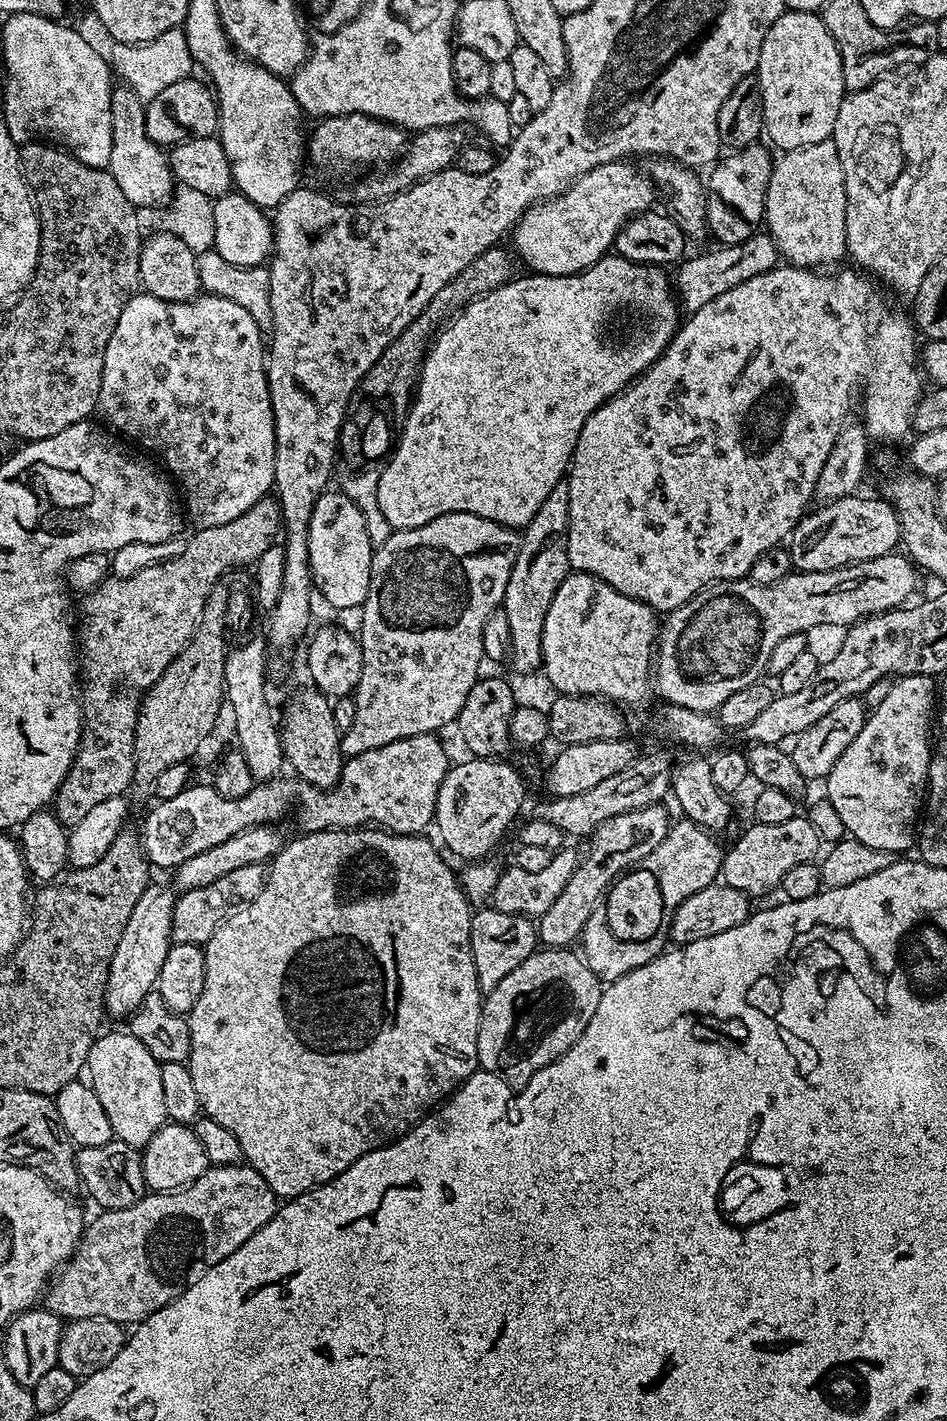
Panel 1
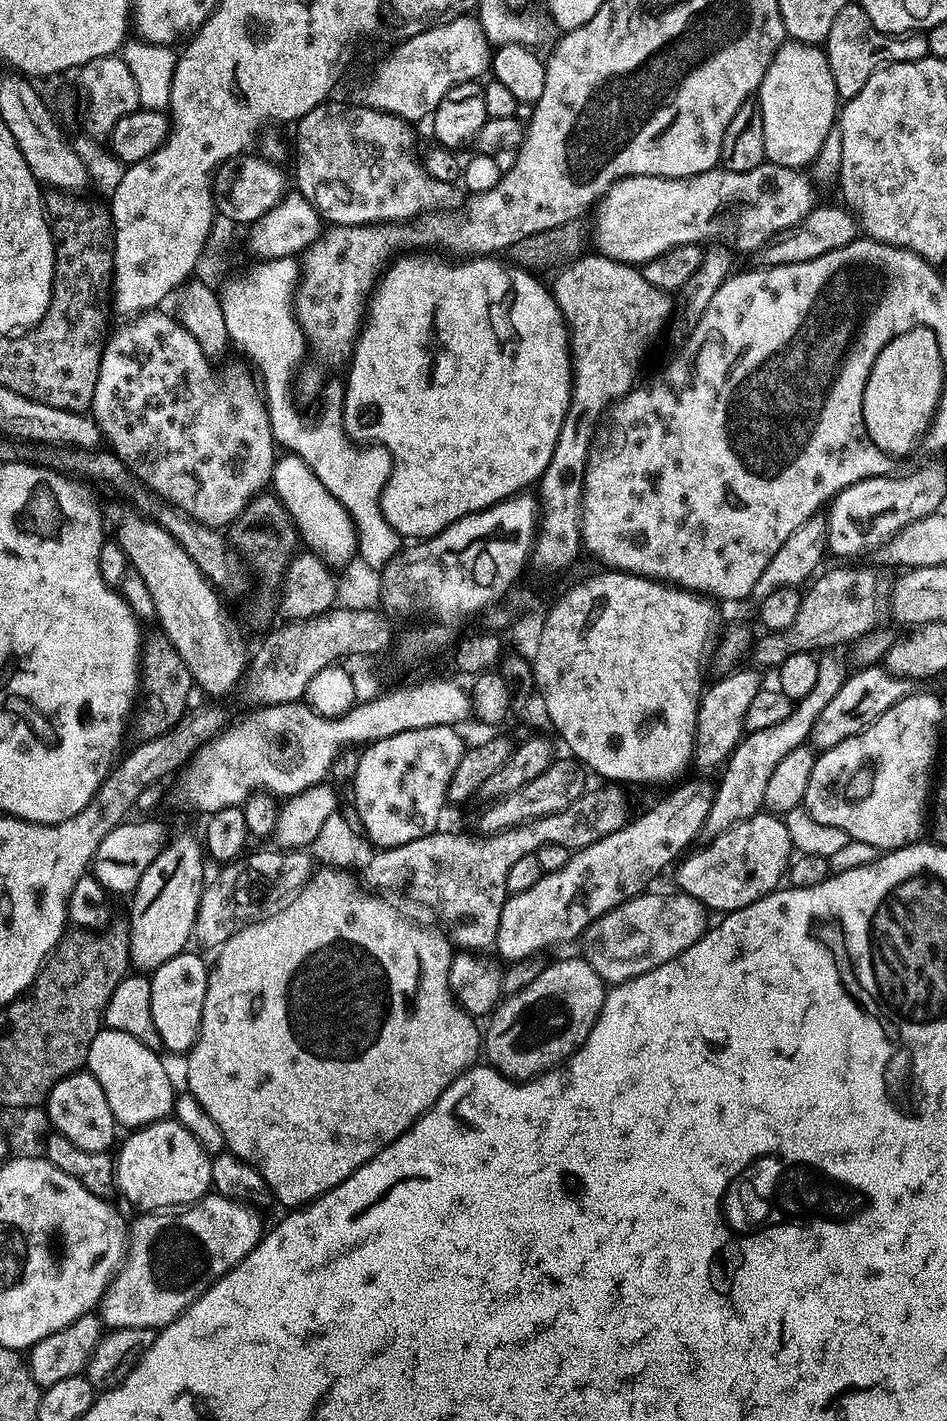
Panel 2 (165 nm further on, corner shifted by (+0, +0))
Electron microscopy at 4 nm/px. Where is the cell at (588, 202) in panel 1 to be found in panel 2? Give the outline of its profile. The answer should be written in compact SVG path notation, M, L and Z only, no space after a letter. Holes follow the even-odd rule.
M767 162L745 172L728 172L717 166L697 176L626 176L611 184L595 205L596 225L592 228L592 236L596 239L595 251L612 260L639 266L680 244L686 244L688 236L696 236L696 230L690 230L690 226L696 224L741 224L742 227L746 224L781 224L783 228L789 228L812 211L811 187L813 185L803 171Z

